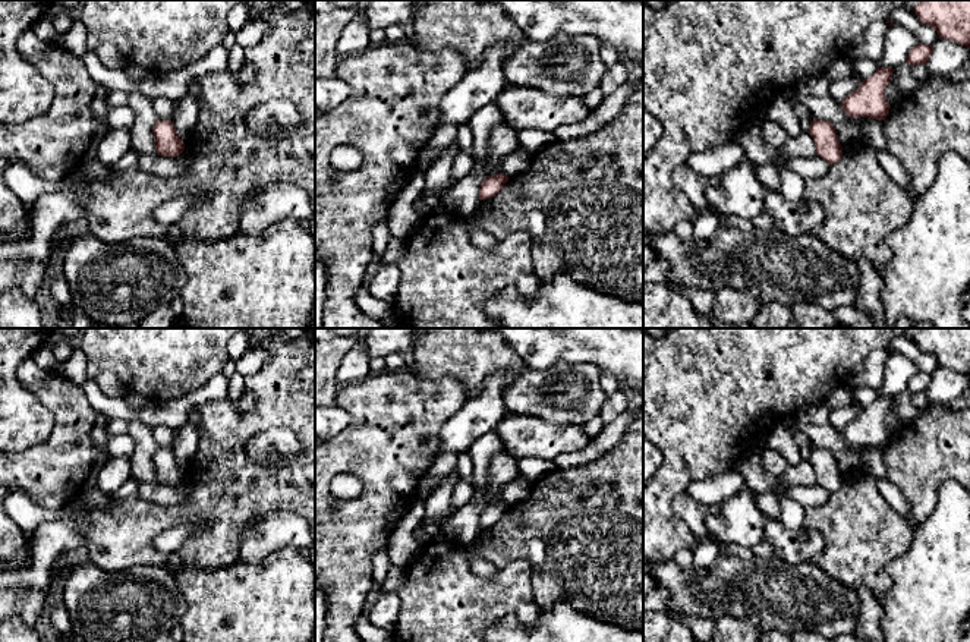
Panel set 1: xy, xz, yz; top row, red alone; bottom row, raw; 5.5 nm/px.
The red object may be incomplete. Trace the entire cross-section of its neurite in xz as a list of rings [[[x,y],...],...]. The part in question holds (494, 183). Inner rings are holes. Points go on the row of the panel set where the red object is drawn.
[[[491,174],[488,176],[482,183],[481,183],[481,188],[479,188],[479,199],[489,199],[492,198],[494,195],[497,195],[503,188],[504,185],[508,182],[508,176],[506,174]]]

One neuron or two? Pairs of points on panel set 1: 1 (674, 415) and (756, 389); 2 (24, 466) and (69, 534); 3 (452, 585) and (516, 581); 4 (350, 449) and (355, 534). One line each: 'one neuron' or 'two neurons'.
1: one neuron
2: two neurons
3: one neuron
4: one neuron

